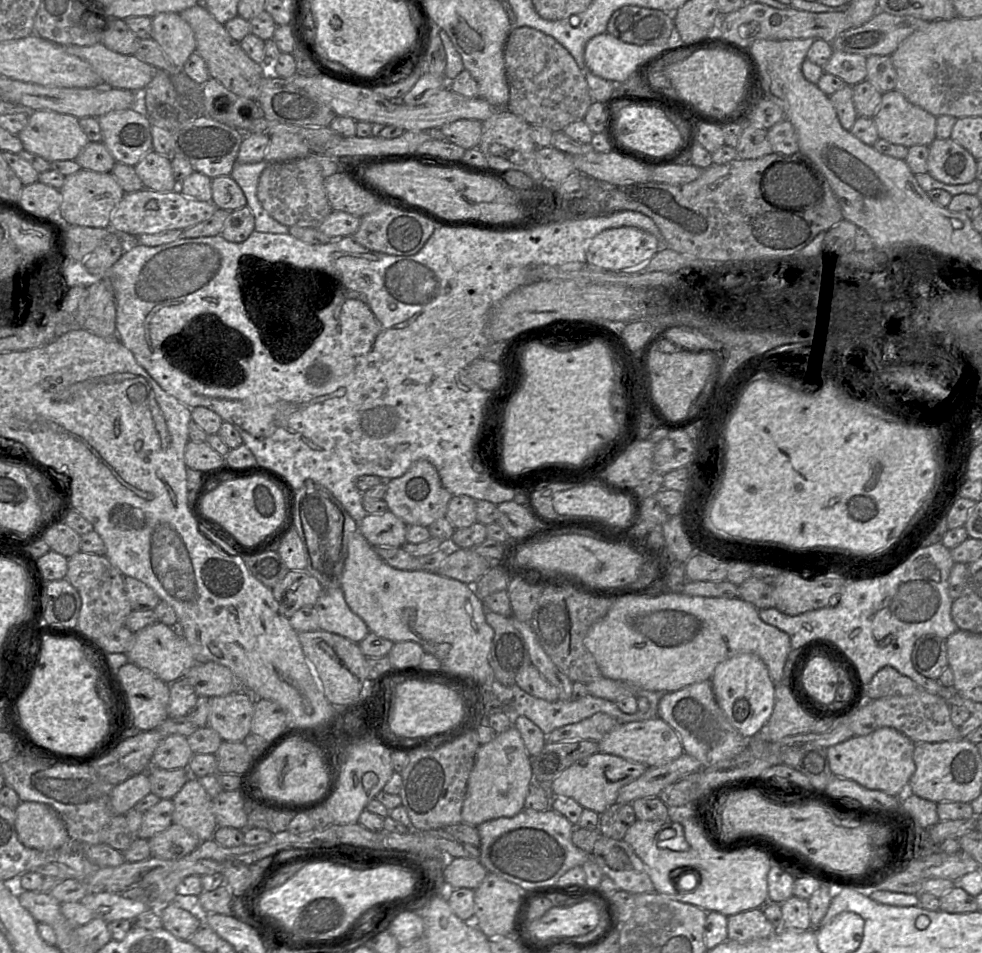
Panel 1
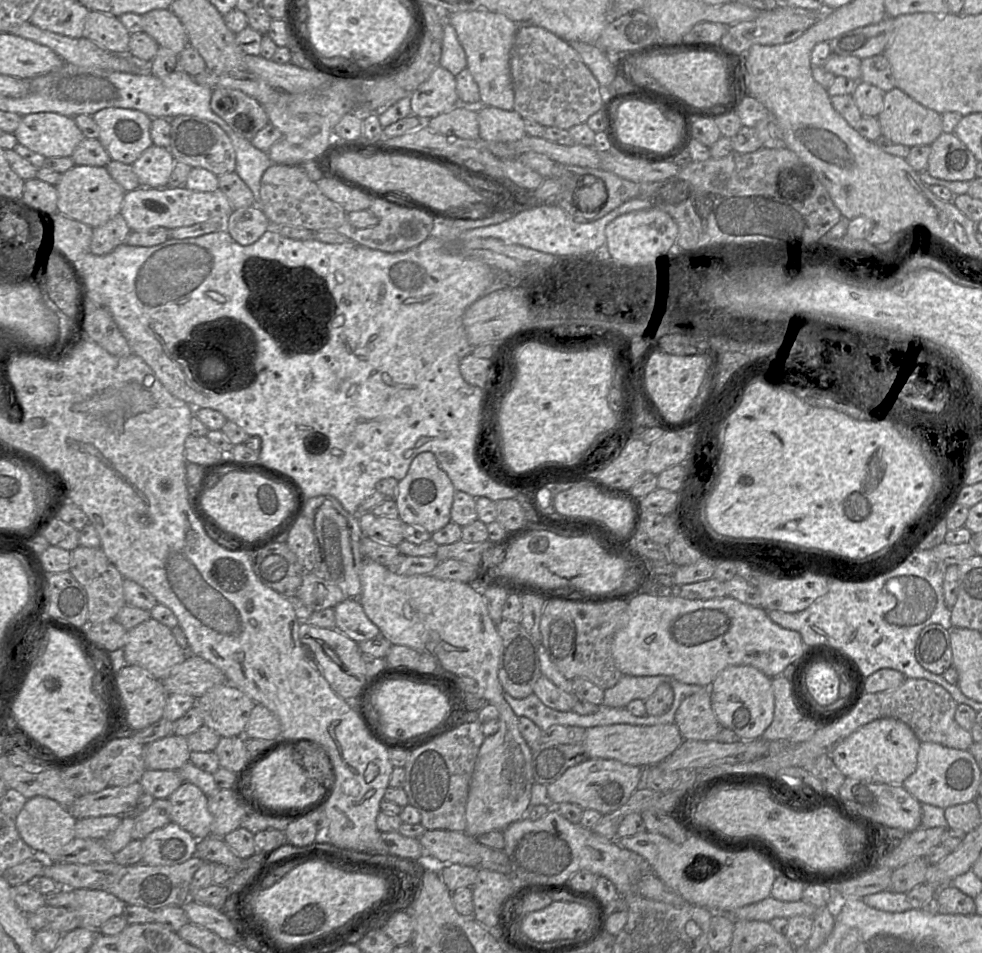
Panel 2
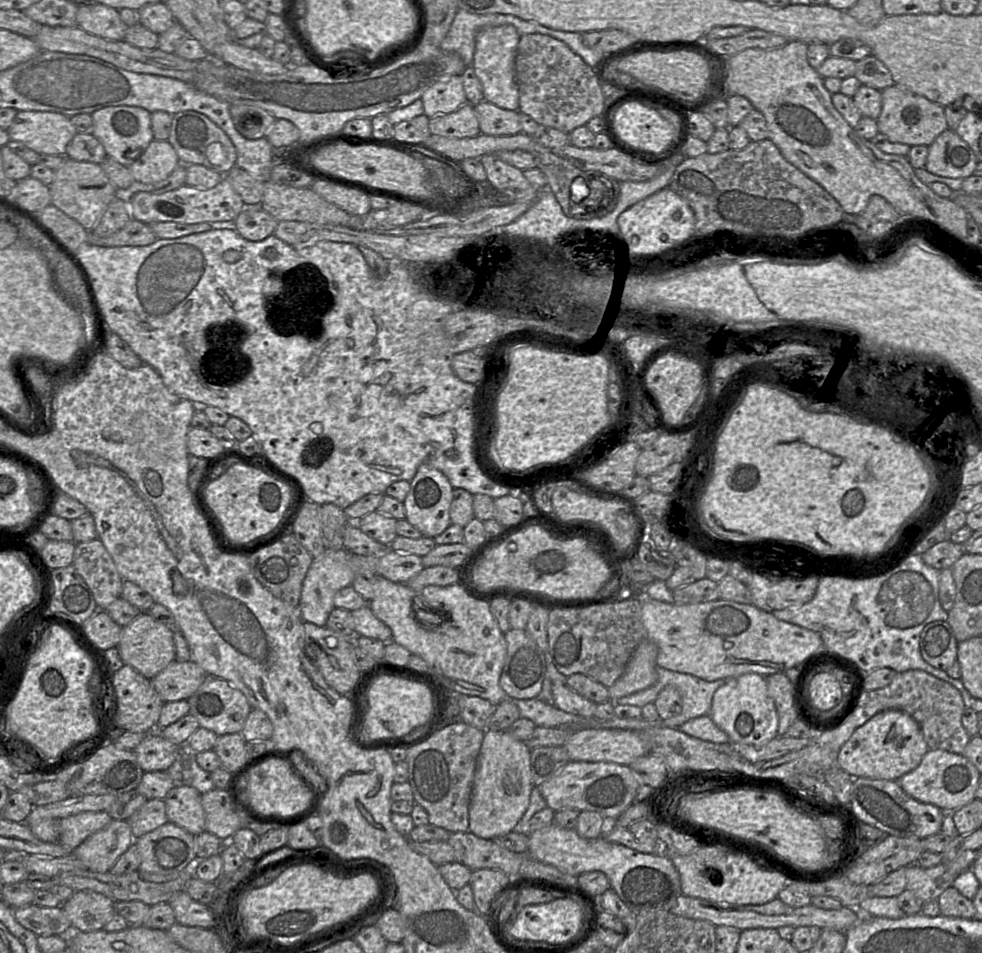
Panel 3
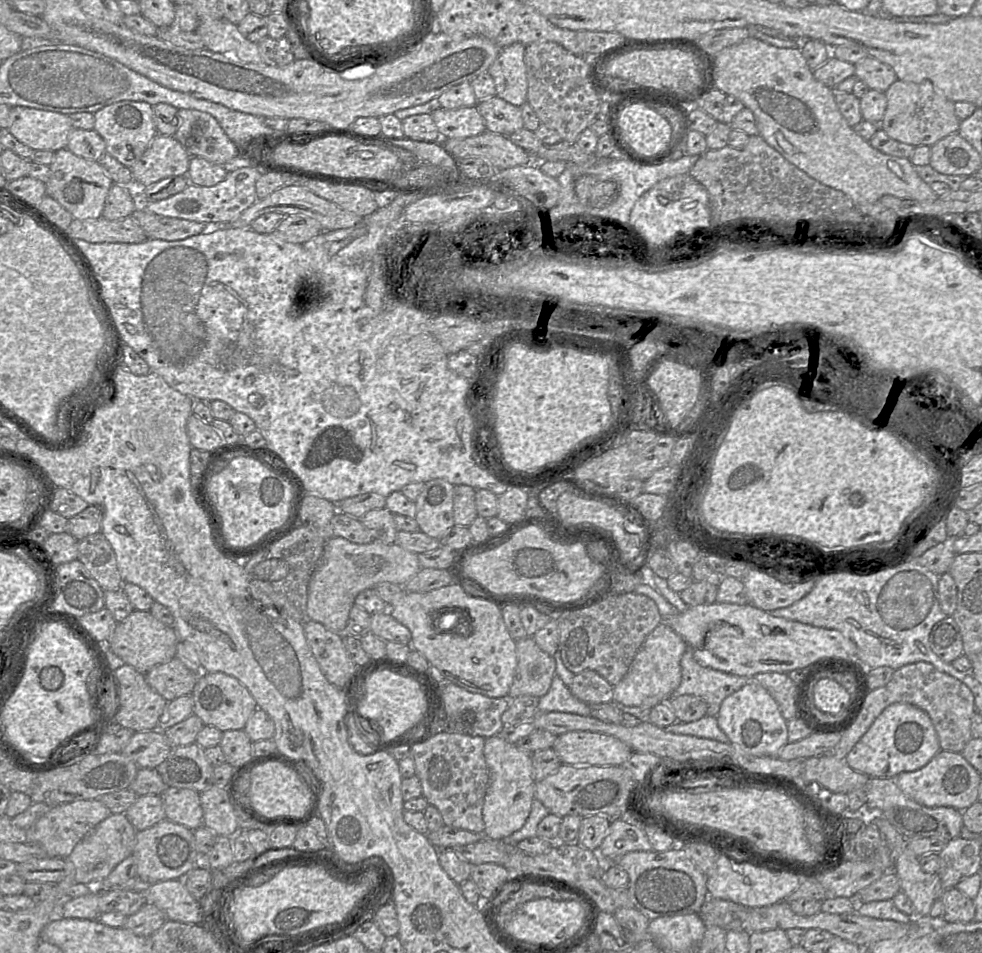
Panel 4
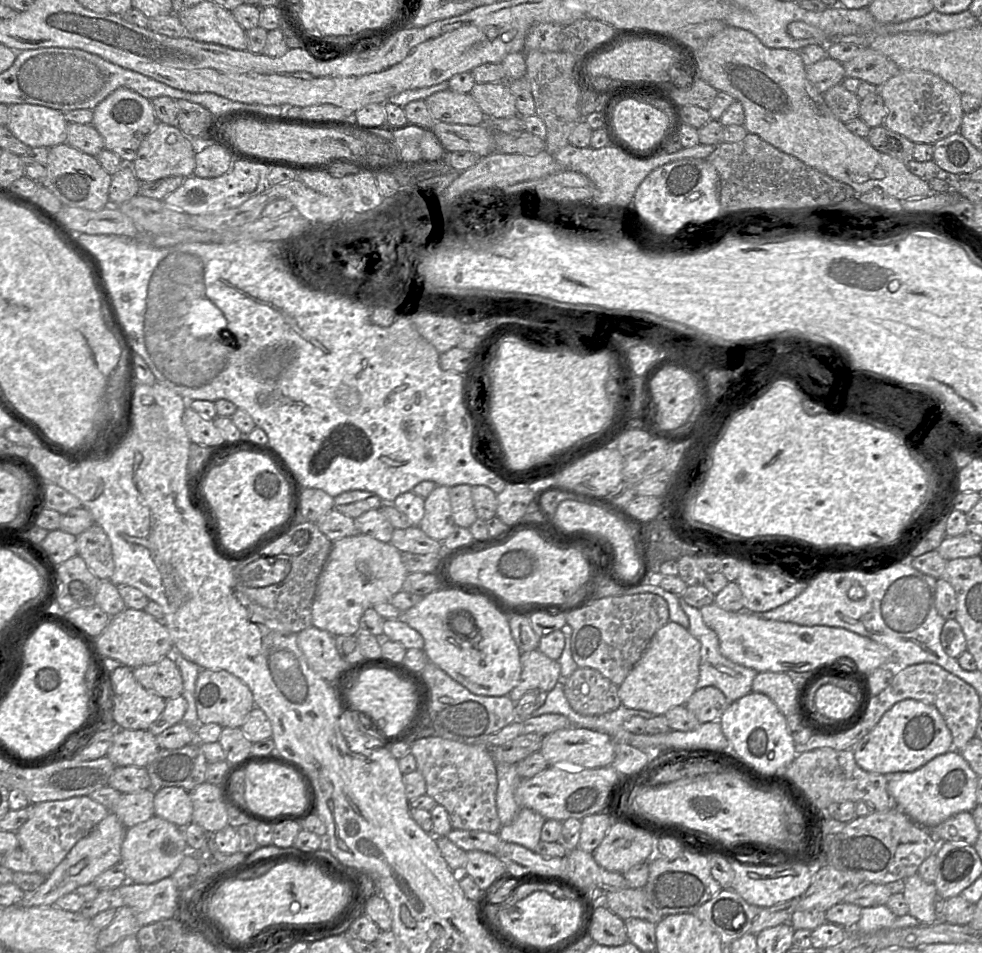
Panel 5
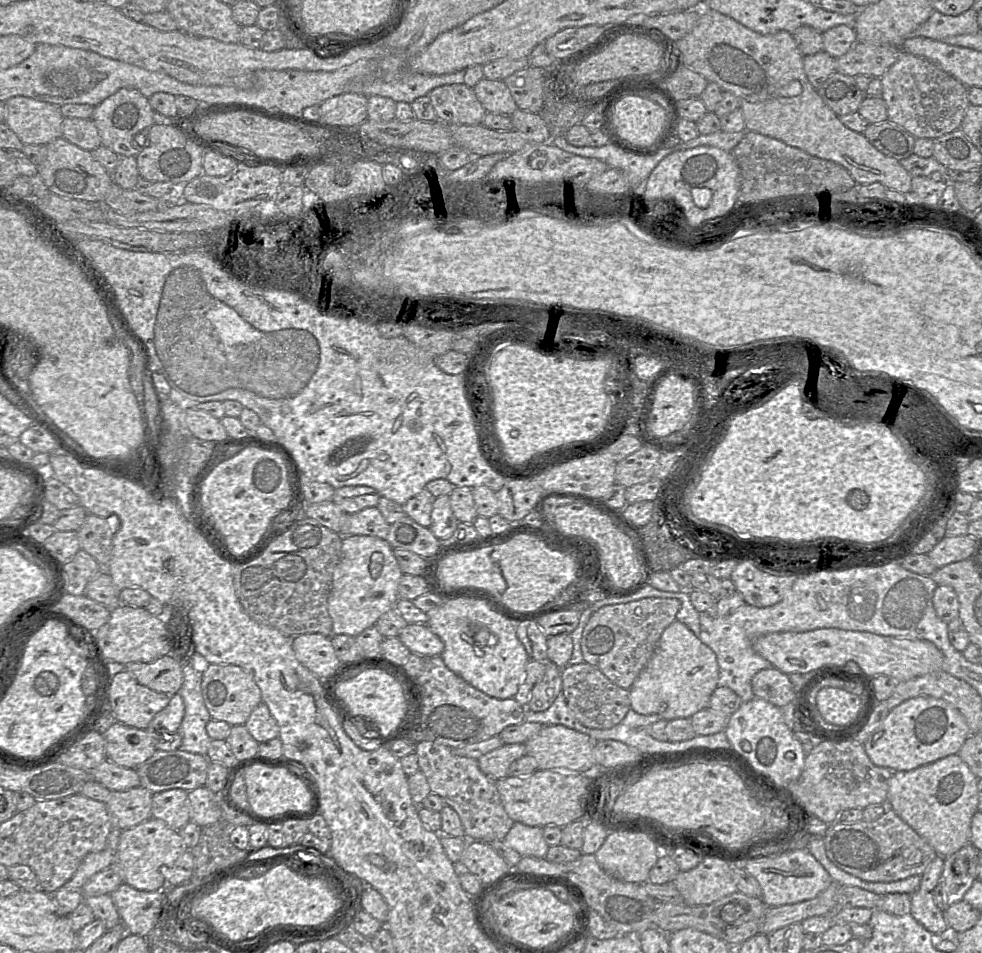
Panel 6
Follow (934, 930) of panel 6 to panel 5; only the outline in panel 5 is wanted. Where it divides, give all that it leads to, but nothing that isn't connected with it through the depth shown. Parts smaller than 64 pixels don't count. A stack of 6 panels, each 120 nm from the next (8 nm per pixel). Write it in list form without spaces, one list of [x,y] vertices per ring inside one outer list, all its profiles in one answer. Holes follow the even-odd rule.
[[[918,873],[905,879],[904,898],[911,916],[922,924],[932,925],[938,921],[935,913],[937,890],[934,883],[924,881]]]

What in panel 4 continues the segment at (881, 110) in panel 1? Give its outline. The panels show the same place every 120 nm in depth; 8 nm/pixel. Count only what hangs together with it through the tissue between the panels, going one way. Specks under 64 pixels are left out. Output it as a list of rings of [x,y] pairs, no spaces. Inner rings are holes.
[[[896,79],[884,93],[886,110],[879,128],[890,138],[914,147],[932,146],[951,133],[958,132],[961,121],[955,114],[954,102],[947,99],[930,81],[914,83]]]

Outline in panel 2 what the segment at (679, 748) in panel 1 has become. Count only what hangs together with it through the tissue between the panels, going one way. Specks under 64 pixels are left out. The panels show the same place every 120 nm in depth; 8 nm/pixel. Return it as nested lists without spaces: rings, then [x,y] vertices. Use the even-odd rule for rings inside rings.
[[[675,723],[656,725],[614,724],[586,728],[581,744],[587,758],[617,760],[623,764],[646,768],[668,757],[683,742]]]

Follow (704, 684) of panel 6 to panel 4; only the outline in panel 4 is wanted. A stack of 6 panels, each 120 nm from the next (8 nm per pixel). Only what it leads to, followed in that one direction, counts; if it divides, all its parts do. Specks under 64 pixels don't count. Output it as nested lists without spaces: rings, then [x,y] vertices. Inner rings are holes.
[[[662,621],[643,642],[624,678],[613,686],[613,701],[640,708],[652,708],[660,702],[669,703],[681,683],[681,658],[686,646],[684,639]]]

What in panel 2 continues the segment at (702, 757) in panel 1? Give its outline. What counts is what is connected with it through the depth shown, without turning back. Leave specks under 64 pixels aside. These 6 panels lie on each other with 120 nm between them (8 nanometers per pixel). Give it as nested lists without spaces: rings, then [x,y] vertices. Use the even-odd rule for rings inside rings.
[[[710,686],[686,698],[679,705],[674,723],[683,739],[715,740],[721,731],[721,724],[711,706]]]

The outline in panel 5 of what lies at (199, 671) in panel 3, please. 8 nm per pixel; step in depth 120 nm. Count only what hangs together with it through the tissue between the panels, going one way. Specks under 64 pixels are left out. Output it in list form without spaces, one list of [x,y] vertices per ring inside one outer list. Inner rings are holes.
[[[173,655],[158,662],[133,669],[135,679],[147,690],[163,699],[176,698],[182,694],[183,681]]]

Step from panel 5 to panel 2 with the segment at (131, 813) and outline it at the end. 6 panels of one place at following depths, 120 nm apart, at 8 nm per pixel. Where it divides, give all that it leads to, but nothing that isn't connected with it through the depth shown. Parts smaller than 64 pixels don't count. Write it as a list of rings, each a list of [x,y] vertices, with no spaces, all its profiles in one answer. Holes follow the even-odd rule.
[[[155,798],[154,802],[134,819],[132,839],[142,840],[155,829],[172,822],[170,801],[168,798]]]

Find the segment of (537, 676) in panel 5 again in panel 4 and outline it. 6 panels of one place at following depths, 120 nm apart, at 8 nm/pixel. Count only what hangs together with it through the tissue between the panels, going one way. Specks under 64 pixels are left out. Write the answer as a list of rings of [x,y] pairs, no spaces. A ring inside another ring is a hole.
[[[527,636],[516,641],[517,668],[513,683],[508,693],[508,699],[530,695],[541,698],[546,695],[550,689],[552,679],[556,674],[556,662],[553,656],[550,656],[539,648],[531,636]]]

